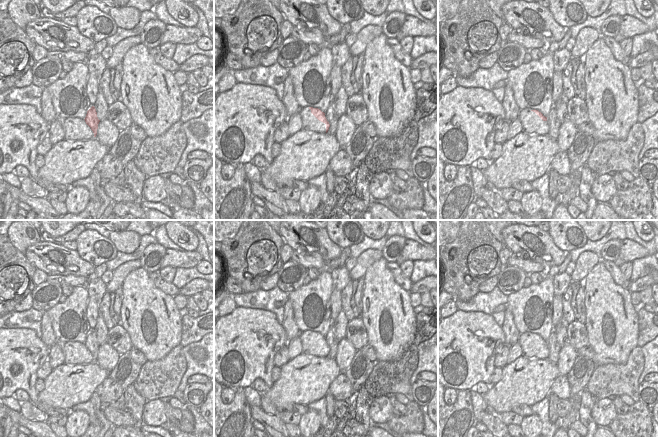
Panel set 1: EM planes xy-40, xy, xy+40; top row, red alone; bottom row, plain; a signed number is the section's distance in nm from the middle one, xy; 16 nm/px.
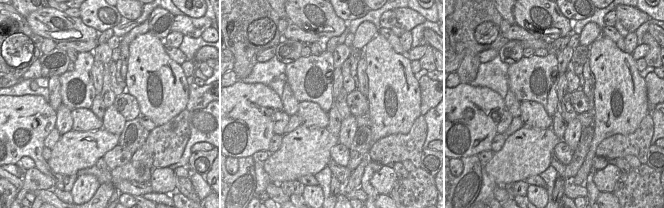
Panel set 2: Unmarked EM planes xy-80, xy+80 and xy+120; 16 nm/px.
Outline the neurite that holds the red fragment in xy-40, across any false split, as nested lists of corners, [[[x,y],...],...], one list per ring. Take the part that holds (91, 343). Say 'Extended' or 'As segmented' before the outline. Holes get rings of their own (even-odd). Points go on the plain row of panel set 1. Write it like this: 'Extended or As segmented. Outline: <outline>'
Extended. Outline: [[[106,325],[102,326],[101,331],[99,332],[99,336],[96,336],[95,330],[92,330],[86,338],[85,346],[91,352],[94,357],[94,361],[97,359],[98,348],[100,345],[107,343],[106,338],[108,331],[110,329],[107,328]]]

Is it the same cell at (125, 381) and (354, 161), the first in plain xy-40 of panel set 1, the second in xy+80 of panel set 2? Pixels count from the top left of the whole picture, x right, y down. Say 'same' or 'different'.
same

